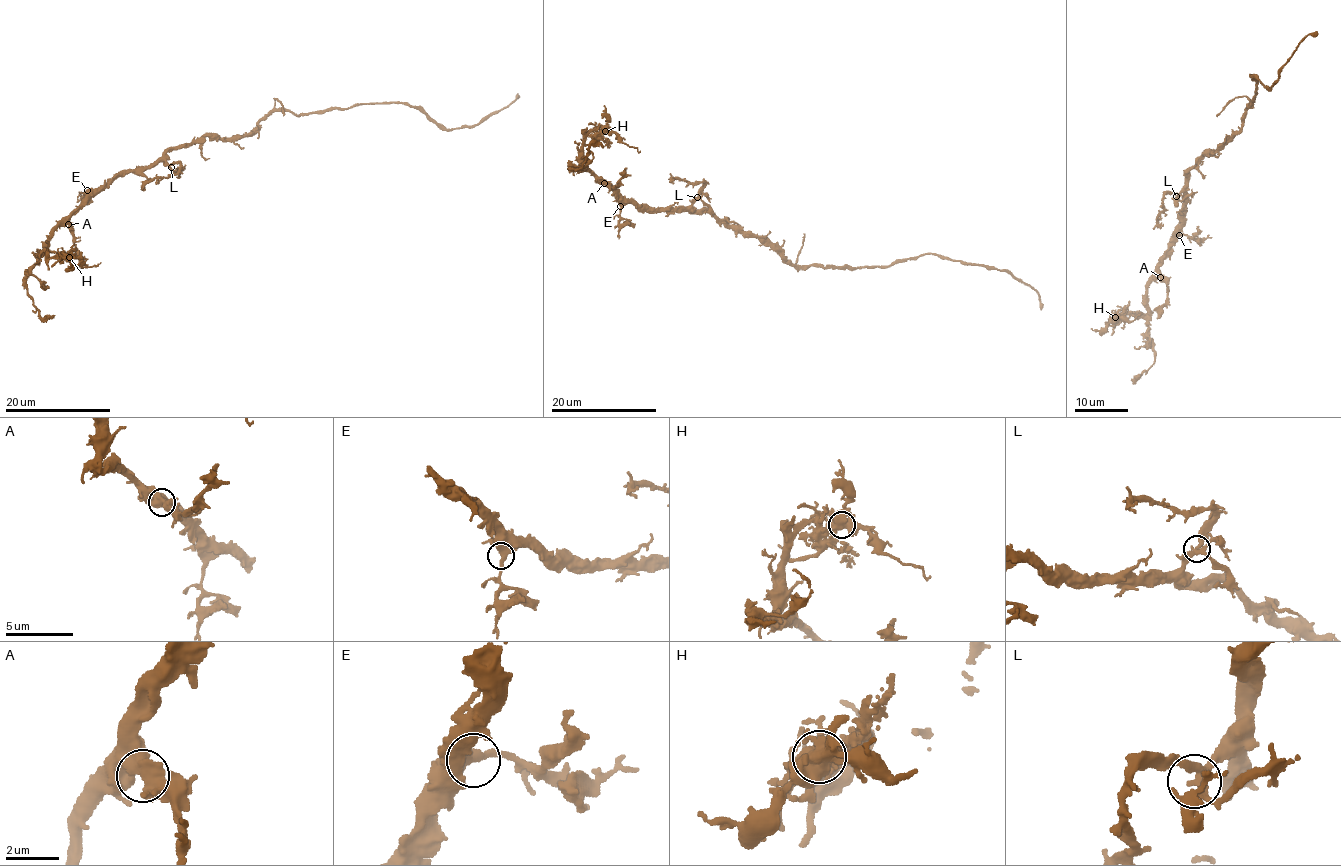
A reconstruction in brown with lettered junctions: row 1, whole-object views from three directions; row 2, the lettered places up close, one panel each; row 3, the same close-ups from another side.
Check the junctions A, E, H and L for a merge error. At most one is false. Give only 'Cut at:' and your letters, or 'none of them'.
Cut at: none of them

